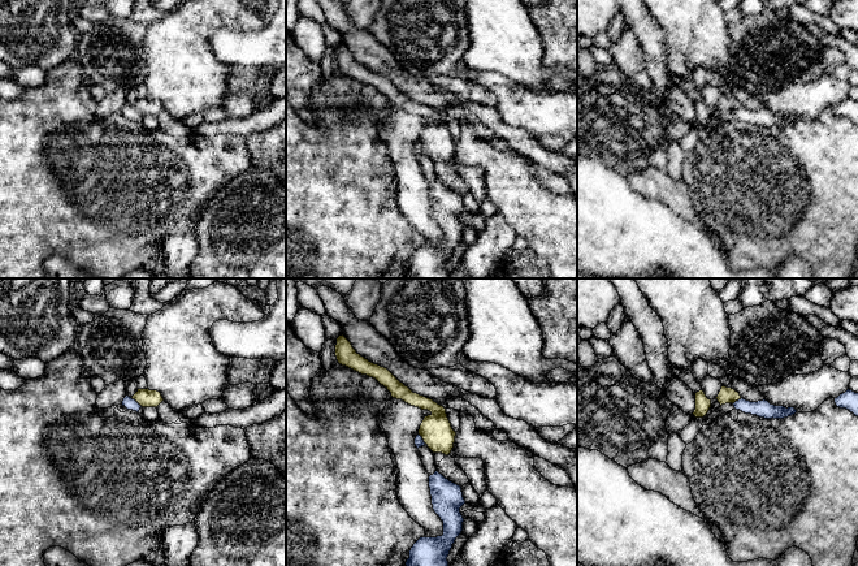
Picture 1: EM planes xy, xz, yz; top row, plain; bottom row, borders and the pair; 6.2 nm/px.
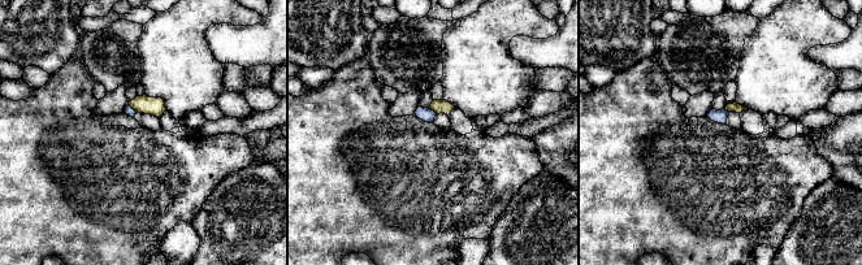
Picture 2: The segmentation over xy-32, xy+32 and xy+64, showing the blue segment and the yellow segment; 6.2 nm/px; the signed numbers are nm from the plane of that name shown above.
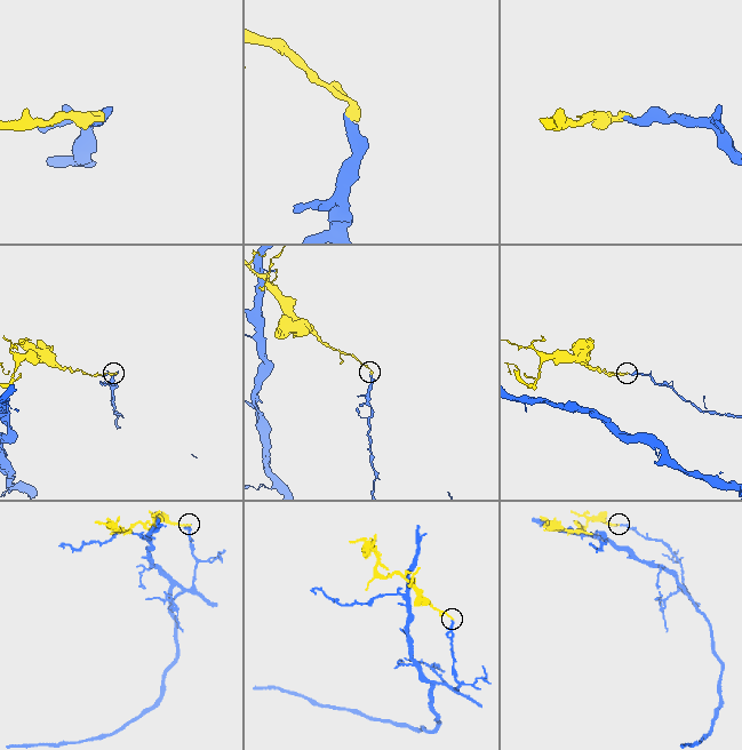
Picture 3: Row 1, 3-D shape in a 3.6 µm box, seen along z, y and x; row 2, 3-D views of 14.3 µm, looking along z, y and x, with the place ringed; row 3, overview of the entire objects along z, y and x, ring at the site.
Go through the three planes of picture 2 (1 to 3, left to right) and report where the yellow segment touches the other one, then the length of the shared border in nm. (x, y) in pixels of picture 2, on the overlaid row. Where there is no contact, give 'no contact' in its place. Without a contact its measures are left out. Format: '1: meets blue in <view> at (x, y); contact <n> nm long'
1: meets blue in xy-32 at (131, 108); contact 70 nm long
2: meets blue in xy+32 at (433, 111); contact 70 nm long
3: meets blue in xy+64 at (727, 111); contact 40 nm long

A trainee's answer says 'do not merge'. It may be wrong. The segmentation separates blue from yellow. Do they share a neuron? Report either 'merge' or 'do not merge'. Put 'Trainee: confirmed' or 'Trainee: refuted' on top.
Trainee: confirmed
do not merge

